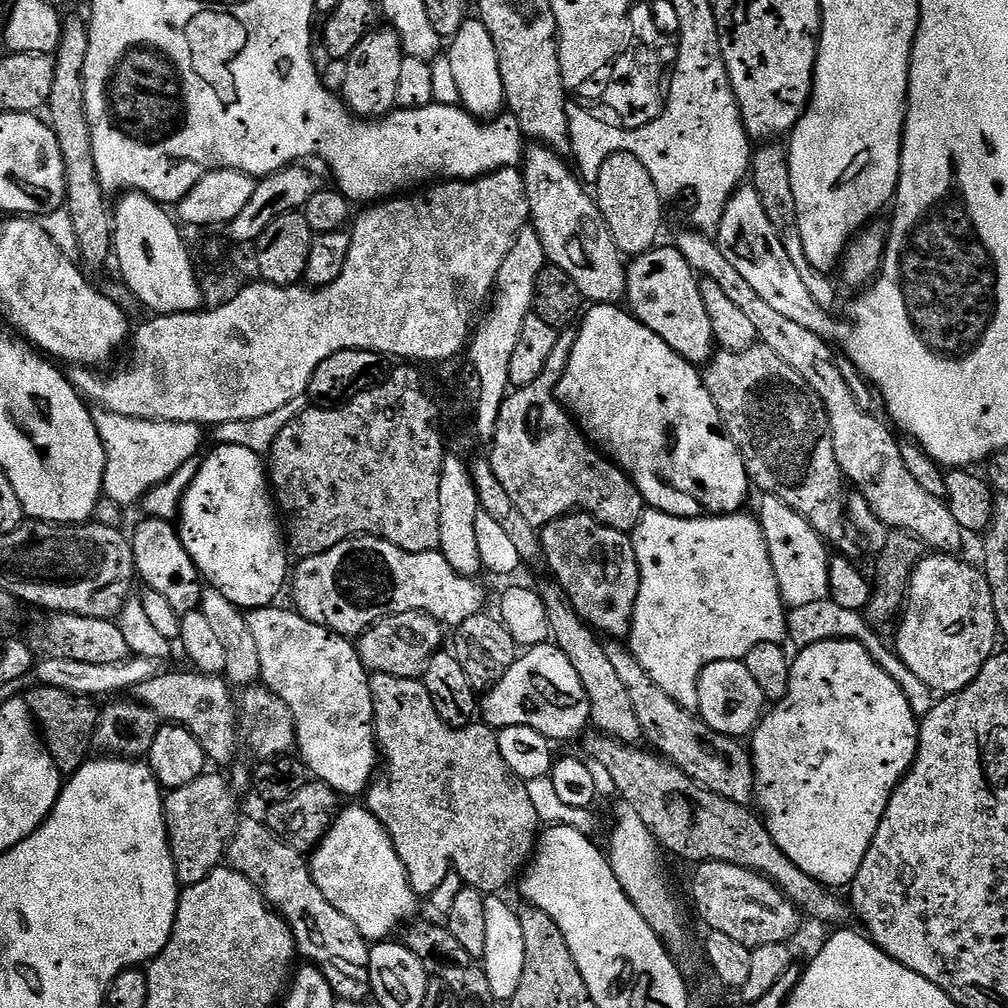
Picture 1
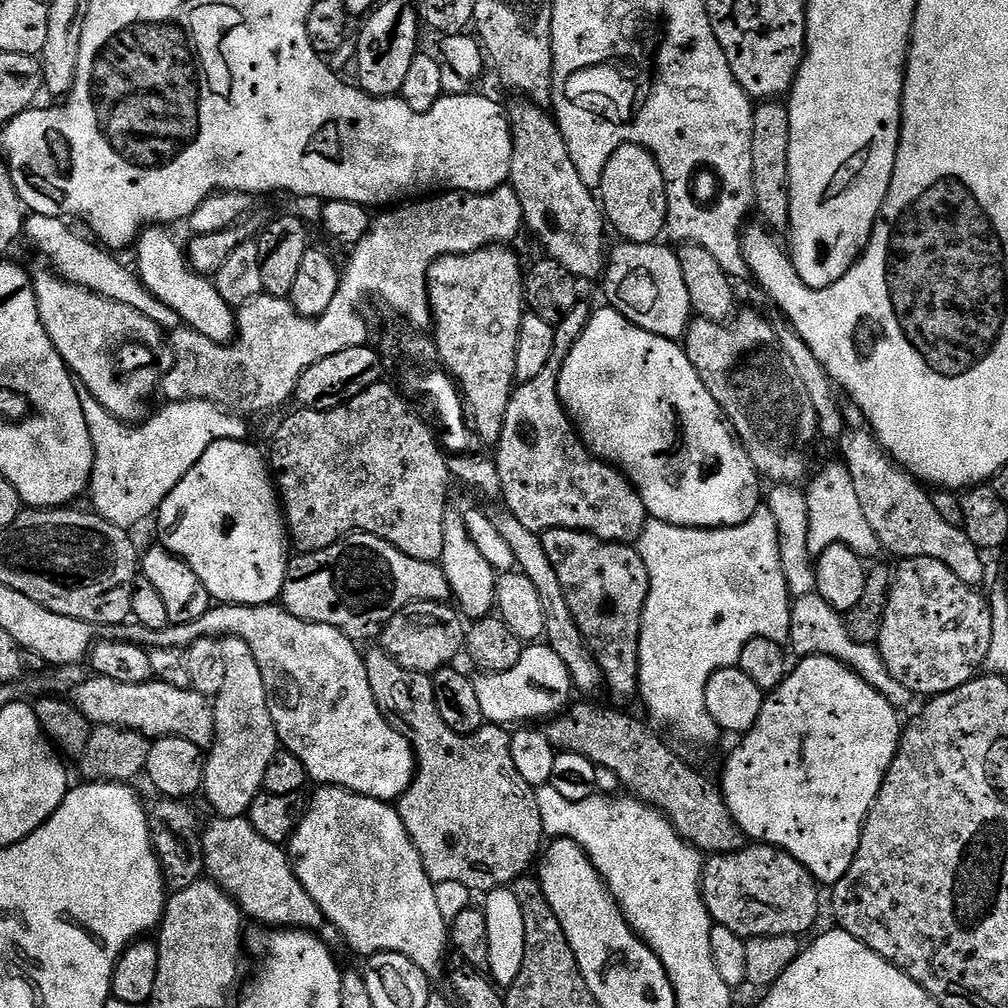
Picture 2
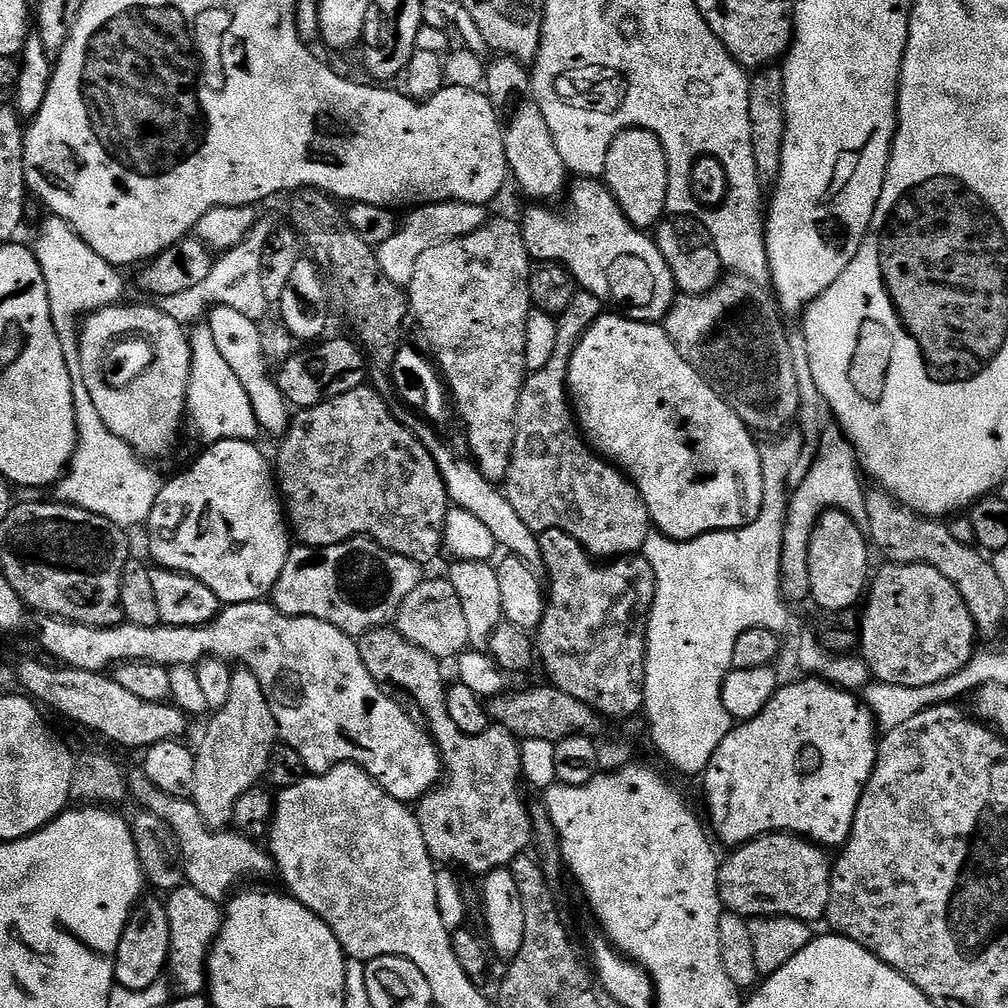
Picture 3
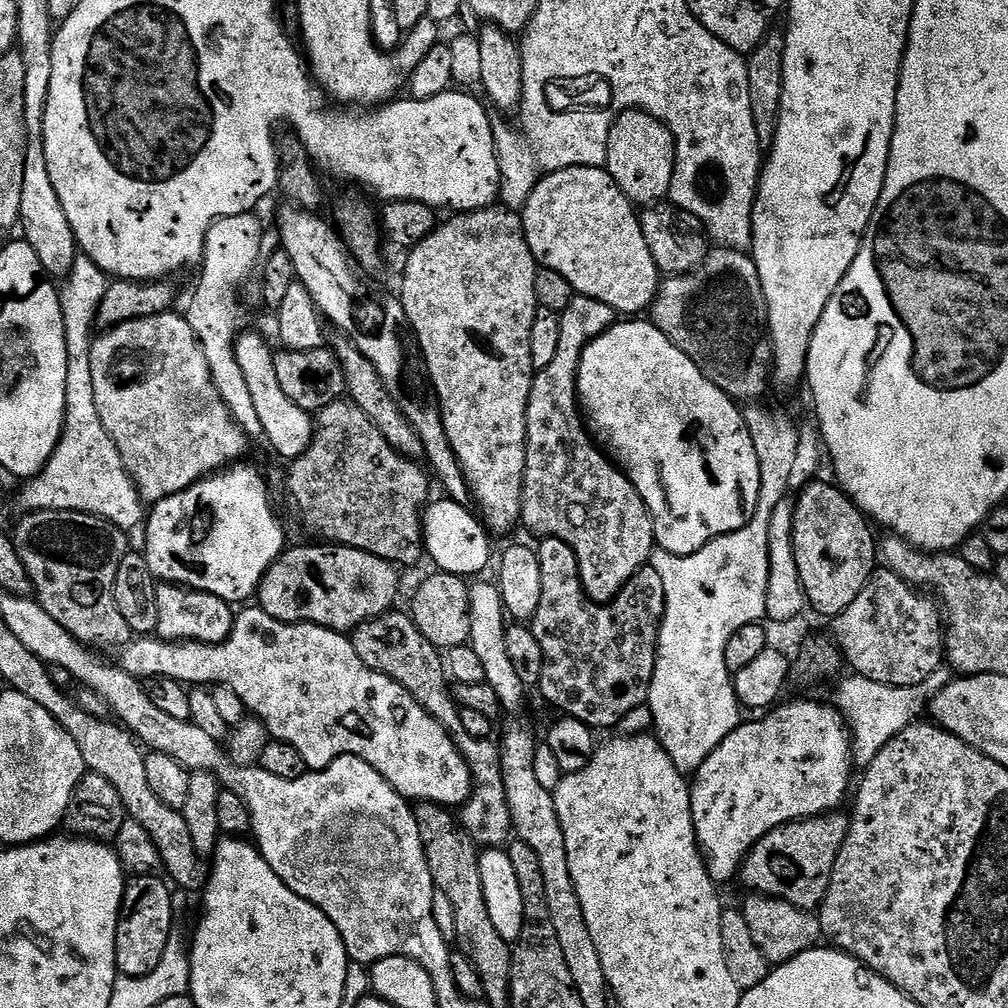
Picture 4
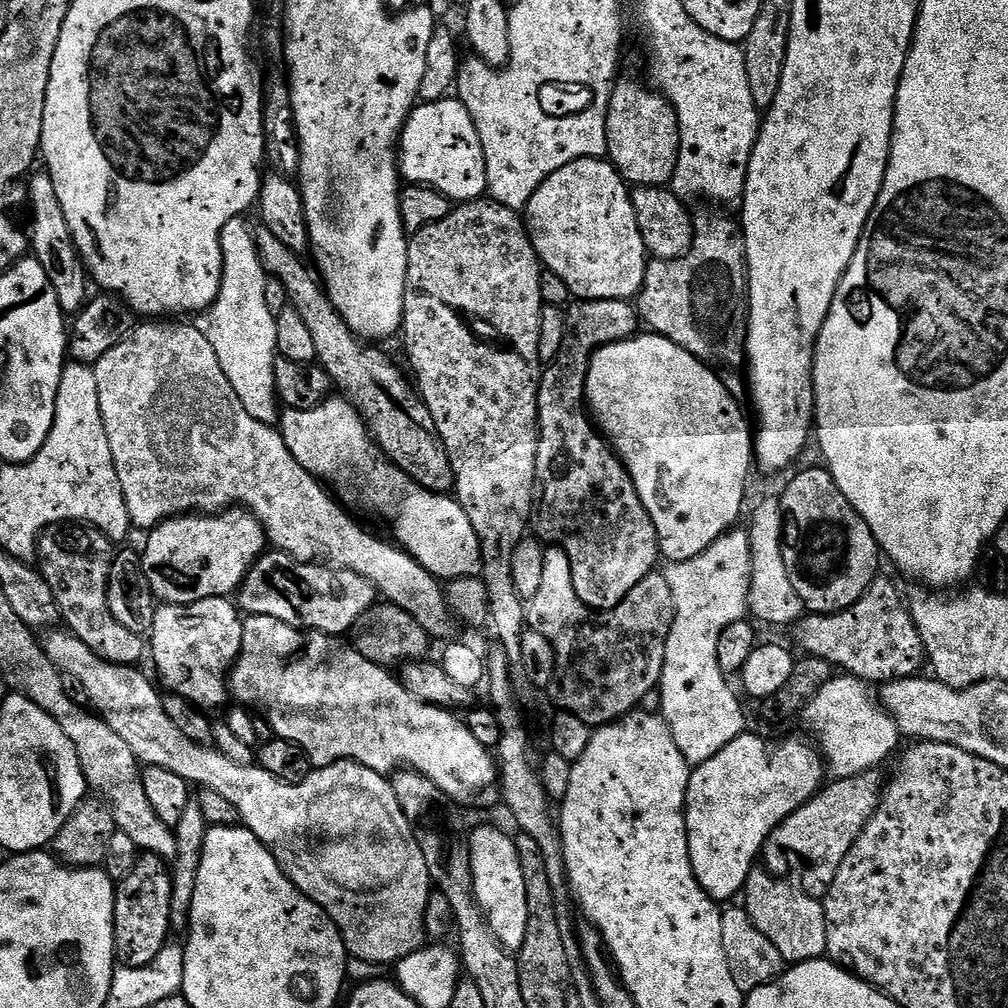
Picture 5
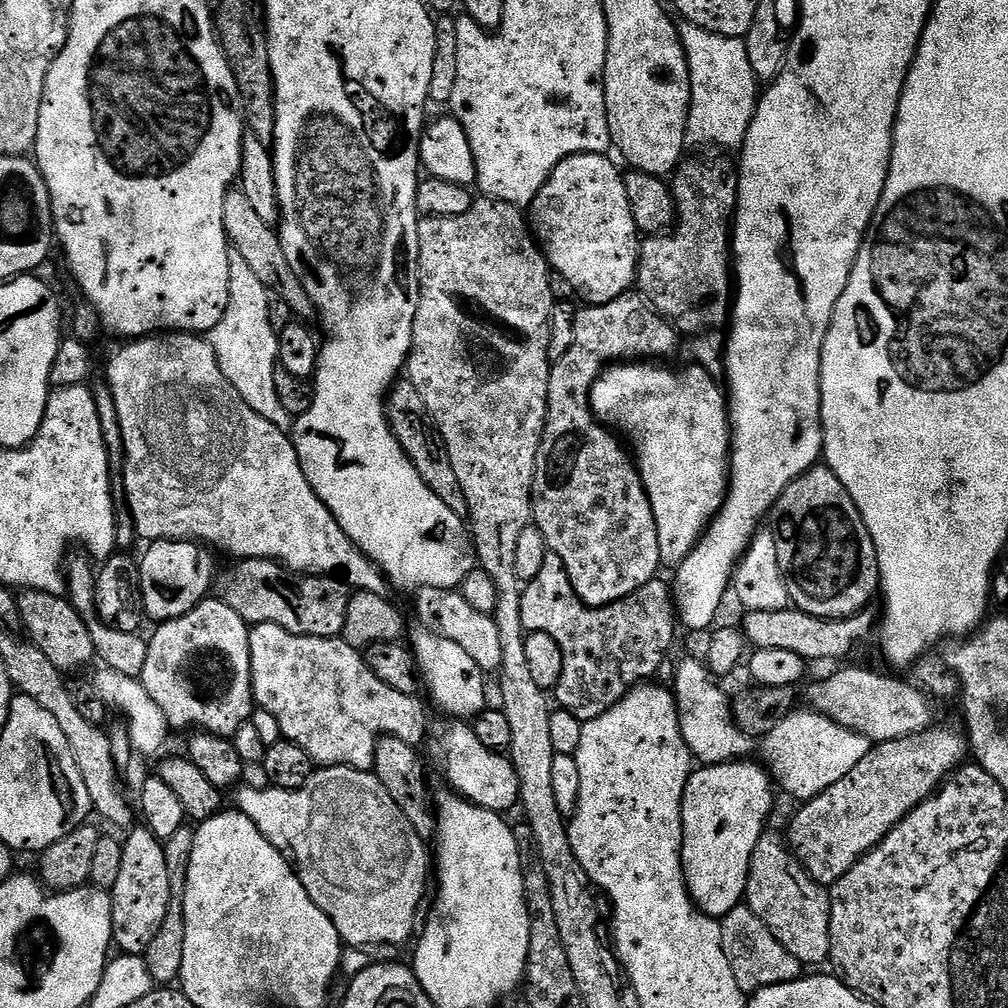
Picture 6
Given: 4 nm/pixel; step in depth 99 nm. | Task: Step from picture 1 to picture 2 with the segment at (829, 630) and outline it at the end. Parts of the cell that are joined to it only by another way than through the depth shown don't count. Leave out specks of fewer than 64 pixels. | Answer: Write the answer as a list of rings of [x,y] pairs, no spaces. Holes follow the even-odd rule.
[[[816,593],[799,596],[793,601],[788,646],[791,653],[794,656],[796,654],[795,657],[798,658],[805,656],[834,657],[848,668],[854,669],[868,685],[874,687],[884,696],[891,695],[892,679],[879,651],[871,644],[862,644],[853,639],[848,633],[843,615]]]

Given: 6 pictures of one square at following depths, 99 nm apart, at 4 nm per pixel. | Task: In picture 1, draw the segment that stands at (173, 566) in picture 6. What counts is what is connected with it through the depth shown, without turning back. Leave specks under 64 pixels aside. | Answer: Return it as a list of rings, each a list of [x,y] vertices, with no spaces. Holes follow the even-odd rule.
[[[218,444],[211,451],[209,456],[203,457],[201,468],[190,482],[180,504],[178,531],[182,546],[186,546],[186,554],[190,554],[201,577],[240,609],[275,605],[276,595],[283,588],[285,591],[290,576],[290,552],[286,547],[286,536],[282,531],[282,520],[278,515],[265,461],[260,454],[245,446]]]

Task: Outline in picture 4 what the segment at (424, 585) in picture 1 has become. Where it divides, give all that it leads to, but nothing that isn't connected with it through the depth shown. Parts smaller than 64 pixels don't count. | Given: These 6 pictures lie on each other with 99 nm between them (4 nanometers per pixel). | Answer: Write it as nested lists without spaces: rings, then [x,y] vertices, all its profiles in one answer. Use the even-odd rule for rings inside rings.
[[[289,547],[281,552],[280,557],[270,566],[270,570],[266,570],[260,583],[258,606],[263,612],[287,624],[317,624],[348,634],[359,624],[393,611],[395,604],[392,603],[400,592],[401,573],[397,565],[357,548],[320,547],[324,548]]]

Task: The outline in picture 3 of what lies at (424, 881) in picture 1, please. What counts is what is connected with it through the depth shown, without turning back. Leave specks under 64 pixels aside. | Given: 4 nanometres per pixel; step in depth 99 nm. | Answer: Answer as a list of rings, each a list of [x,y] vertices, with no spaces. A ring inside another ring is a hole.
[[[395,627],[370,630],[359,637],[358,643],[362,662],[366,670],[370,670],[370,678],[374,678],[393,693],[405,692],[410,699],[416,700],[415,711],[418,716],[420,711],[419,719],[440,751],[442,786],[426,793],[414,808],[416,820],[422,830],[422,838],[426,838],[428,853],[433,861],[440,866],[455,866],[457,869],[465,868],[468,872],[477,872],[477,877],[480,878],[499,868],[508,868],[514,862],[514,858],[523,856],[529,851],[534,840],[532,814],[529,805],[527,803],[524,805],[524,796],[520,793],[521,741],[512,736],[510,730],[499,726],[489,726],[485,732],[477,736],[462,734],[462,730],[454,726],[450,710],[446,710],[448,688],[446,683],[444,684],[444,672],[440,669],[441,661],[432,657],[426,650],[420,649],[414,642],[407,640],[396,631]]]

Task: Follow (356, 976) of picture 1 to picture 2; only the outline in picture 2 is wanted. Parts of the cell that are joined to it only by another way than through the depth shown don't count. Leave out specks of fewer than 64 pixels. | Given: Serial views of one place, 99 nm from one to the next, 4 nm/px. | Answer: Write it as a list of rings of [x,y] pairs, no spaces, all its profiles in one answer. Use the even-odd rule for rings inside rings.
[[[243,816],[214,820],[212,828],[205,827],[202,832],[207,879],[213,880],[227,896],[232,897],[245,917],[252,919],[253,916],[264,926],[315,932],[325,944],[335,945],[335,940],[338,940],[336,929],[325,926],[322,910],[314,898],[310,898],[302,882],[298,882],[287,851],[281,845],[262,838],[262,834],[258,834],[258,830],[254,830],[251,822]],[[323,925],[325,928],[321,930]]]

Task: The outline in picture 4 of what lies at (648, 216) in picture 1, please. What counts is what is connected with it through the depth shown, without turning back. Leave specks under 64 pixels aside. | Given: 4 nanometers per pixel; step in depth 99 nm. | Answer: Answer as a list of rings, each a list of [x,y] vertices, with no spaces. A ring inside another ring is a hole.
[[[621,112],[612,124],[608,139],[608,172],[618,182],[622,194],[636,206],[655,206],[667,197],[674,178],[676,143],[661,120],[648,112]]]

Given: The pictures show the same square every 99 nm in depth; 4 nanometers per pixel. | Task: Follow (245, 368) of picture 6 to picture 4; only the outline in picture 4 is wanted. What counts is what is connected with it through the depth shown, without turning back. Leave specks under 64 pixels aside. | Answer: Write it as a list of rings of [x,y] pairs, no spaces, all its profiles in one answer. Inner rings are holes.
[[[255,211],[234,214],[215,220],[210,226],[204,243],[202,267],[199,269],[200,285],[188,304],[188,312],[186,311],[186,319],[194,330],[203,353],[206,354],[212,380],[224,400],[224,407],[231,412],[240,429],[252,438],[261,435],[262,422],[258,422],[258,413],[254,410],[253,399],[247,390],[246,378],[243,377],[242,368],[235,358],[236,340],[245,327],[244,308],[240,305],[240,296],[236,291],[252,271],[252,275],[257,271],[262,257],[272,256],[281,249],[280,232],[275,228],[269,228],[264,233],[264,224],[256,215]]]

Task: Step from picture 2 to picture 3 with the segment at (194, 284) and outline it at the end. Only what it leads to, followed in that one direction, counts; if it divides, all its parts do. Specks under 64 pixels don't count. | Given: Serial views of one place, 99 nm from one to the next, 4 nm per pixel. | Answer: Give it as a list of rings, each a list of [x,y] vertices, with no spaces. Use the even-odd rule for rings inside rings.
[[[213,307],[206,323],[214,334],[214,343],[230,370],[242,382],[246,394],[250,398],[250,406],[254,406],[256,421],[260,424],[260,432],[269,432],[277,438],[283,437],[290,423],[290,405],[281,394],[279,383],[270,374],[266,353],[266,344],[244,344],[244,318],[235,310]]]

